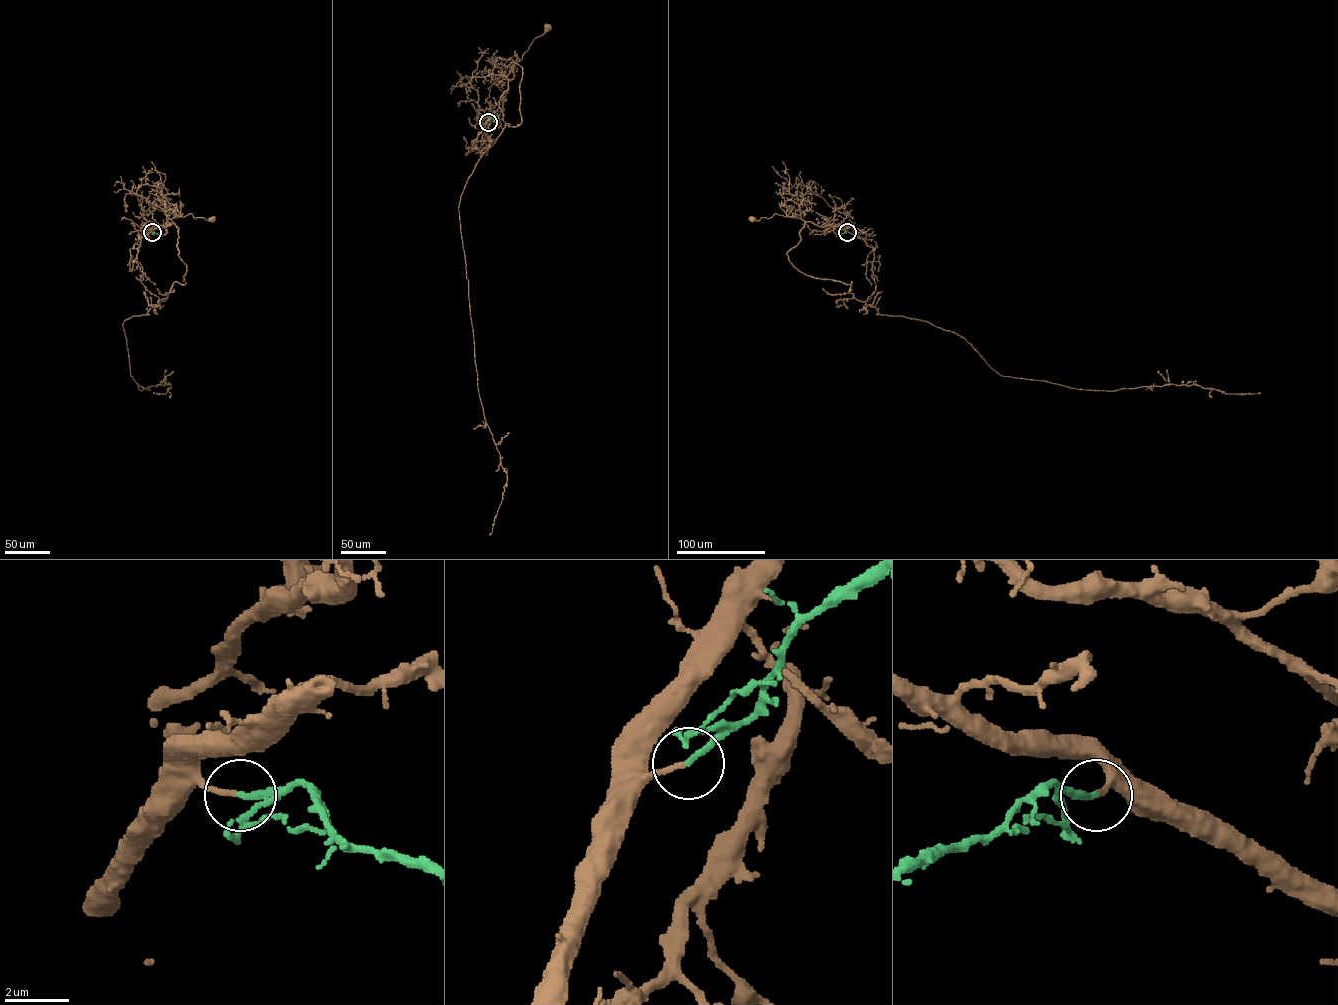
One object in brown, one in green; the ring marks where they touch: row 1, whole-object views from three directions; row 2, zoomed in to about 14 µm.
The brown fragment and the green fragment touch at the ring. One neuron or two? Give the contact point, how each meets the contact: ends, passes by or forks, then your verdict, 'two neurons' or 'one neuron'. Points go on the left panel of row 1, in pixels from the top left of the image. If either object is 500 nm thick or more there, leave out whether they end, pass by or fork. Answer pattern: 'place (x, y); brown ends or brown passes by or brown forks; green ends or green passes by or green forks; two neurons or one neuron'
place (152, 232); brown ends; green ends; one neuron

